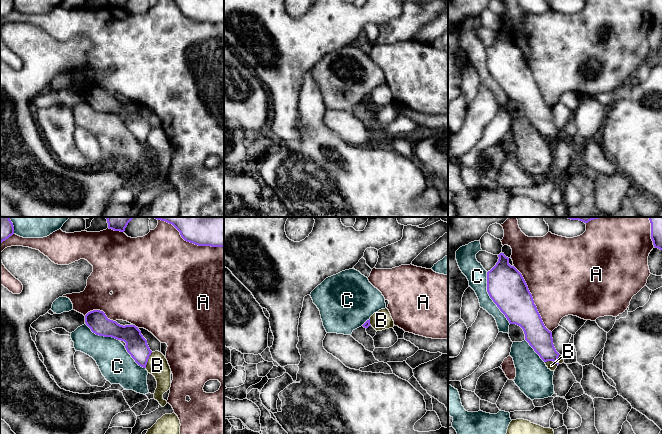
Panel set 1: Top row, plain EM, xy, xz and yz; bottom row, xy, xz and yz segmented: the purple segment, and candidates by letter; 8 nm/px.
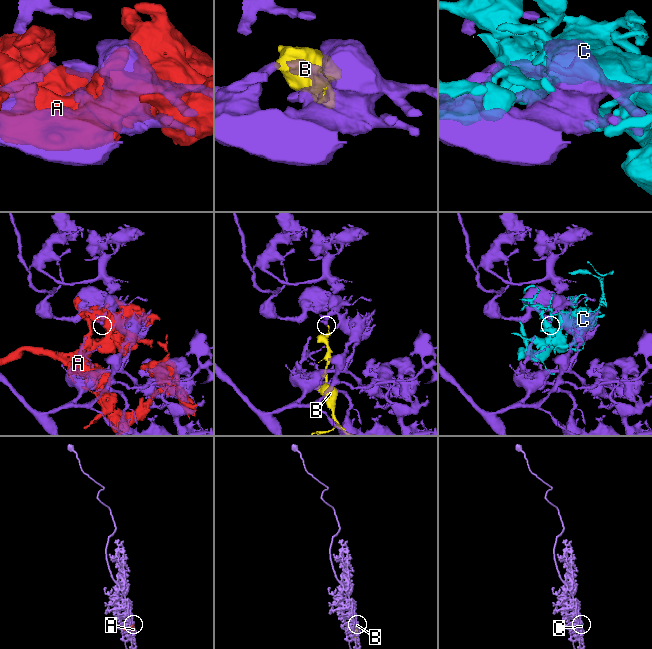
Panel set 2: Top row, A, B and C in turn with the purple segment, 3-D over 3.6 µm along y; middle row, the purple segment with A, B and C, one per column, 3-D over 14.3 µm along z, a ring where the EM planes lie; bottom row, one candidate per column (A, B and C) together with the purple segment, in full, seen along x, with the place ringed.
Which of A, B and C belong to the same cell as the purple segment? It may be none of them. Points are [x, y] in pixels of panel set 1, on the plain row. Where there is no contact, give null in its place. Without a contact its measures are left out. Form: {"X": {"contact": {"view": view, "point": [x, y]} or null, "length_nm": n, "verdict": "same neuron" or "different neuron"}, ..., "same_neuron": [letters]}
{"A": {"contact": {"view": "yz", "point": [532, 75]}, "length_nm": 600, "verdict": "different neuron"}, "B": {"contact": {"view": "yz", "point": [555, 138]}, "length_nm": 140, "verdict": "different neuron"}, "C": {"contact": {"view": "yz", "point": [490, 73]}, "length_nm": 460, "verdict": "different neuron"}, "same_neuron": []}

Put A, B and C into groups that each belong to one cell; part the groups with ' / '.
A / B / C

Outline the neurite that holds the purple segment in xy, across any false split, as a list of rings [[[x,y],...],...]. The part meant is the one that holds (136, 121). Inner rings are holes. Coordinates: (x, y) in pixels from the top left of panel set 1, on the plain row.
[[[93,86],[85,91],[85,99],[93,109],[99,112],[112,113],[126,119],[125,124],[135,138],[146,144],[150,126],[147,116],[135,101],[120,101],[107,94],[100,86]]]

